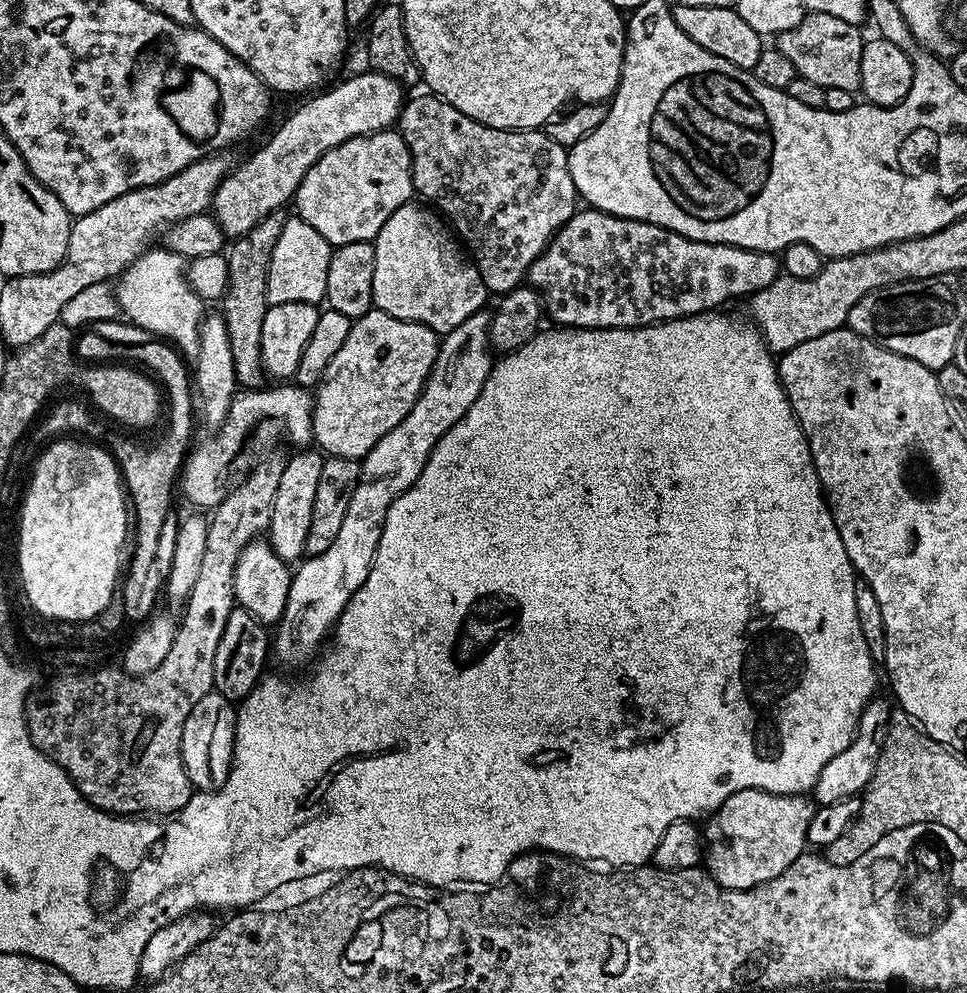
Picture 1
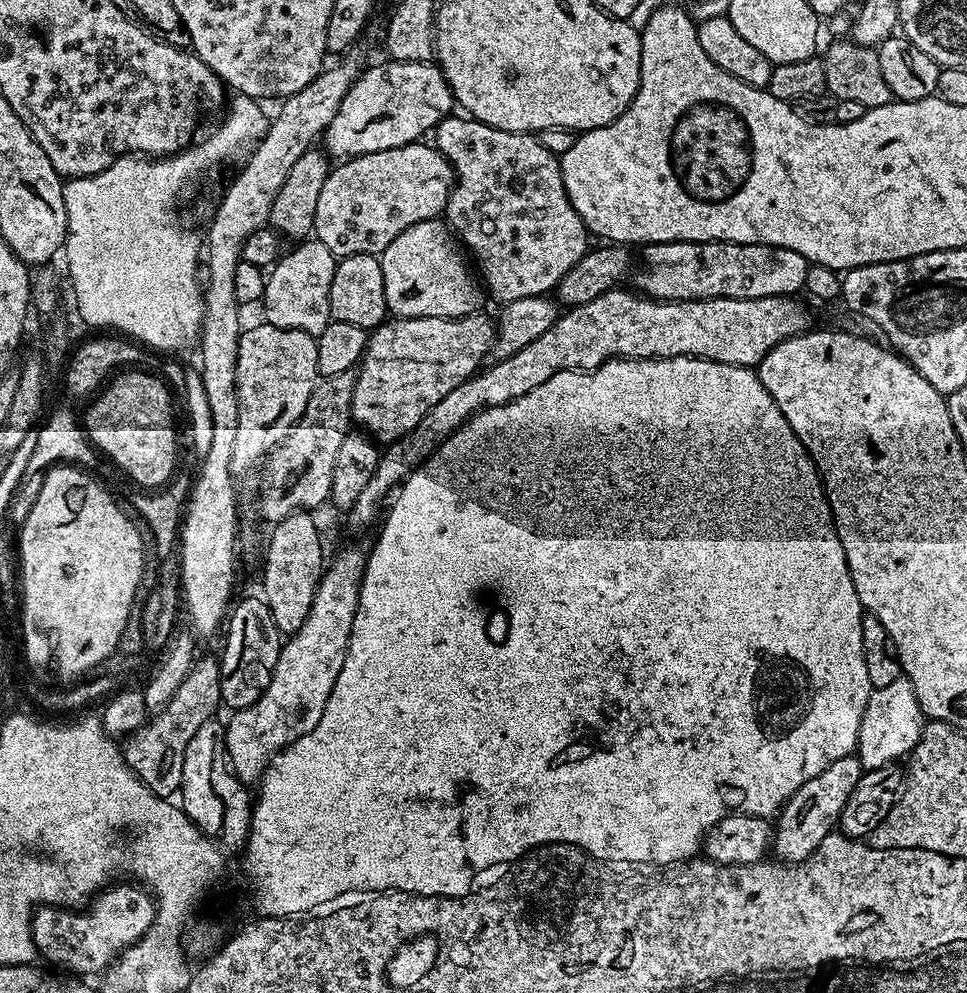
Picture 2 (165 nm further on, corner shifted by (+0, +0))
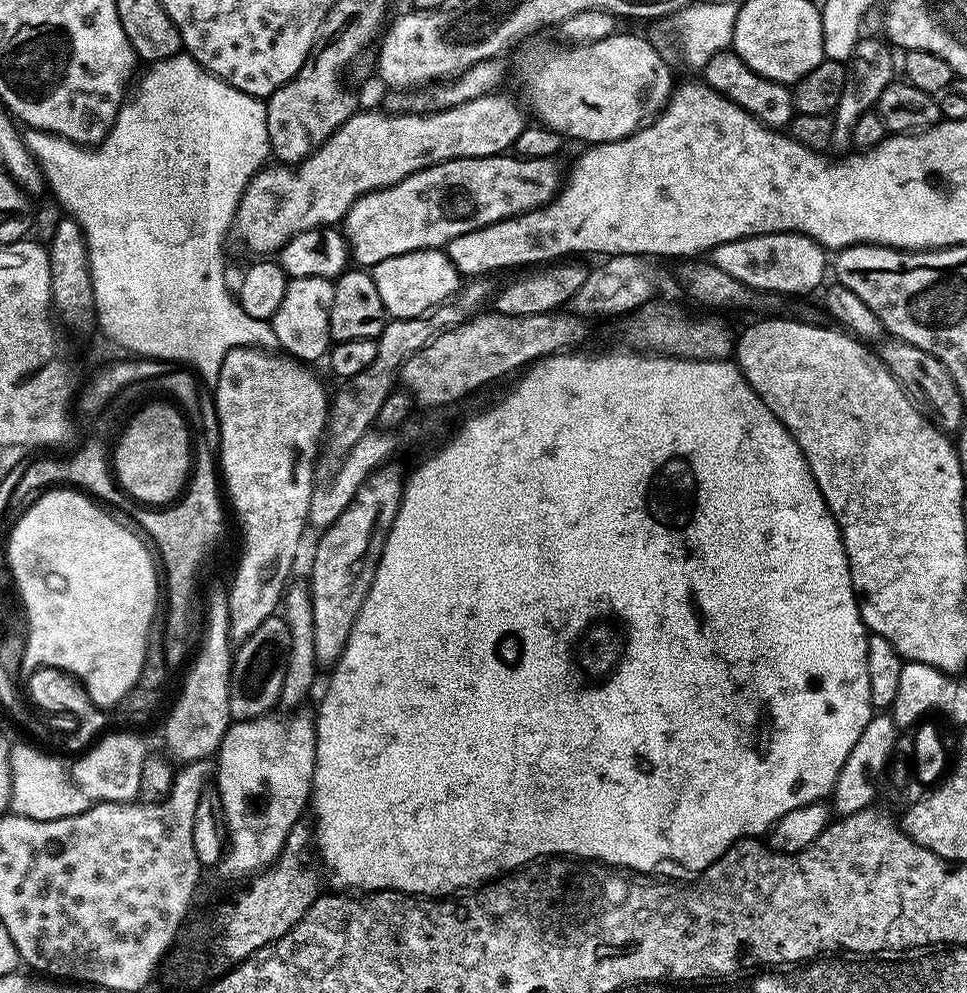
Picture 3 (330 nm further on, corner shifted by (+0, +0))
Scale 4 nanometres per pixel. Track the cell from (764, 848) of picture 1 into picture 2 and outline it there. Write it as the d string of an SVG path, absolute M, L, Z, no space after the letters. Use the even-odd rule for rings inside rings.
M853 754L838 758L822 774L810 778L799 790L790 797L788 803L780 809L778 819L774 824L774 835L771 847L784 862L804 860L840 823L842 806L846 806L846 798L858 786L862 775L862 765L859 755Z

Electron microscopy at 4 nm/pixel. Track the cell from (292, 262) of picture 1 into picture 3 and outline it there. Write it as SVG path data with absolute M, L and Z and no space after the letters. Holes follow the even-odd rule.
M326 278L289 279L286 298L270 321L277 345L293 360L301 362L323 361L333 343L330 334L330 306L334 302L334 283Z

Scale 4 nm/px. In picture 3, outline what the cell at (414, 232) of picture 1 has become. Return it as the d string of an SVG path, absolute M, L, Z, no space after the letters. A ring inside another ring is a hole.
M423 248L398 254L394 258L386 258L371 265L370 271L374 278L374 286L378 286L382 306L394 320L425 316L439 304L448 303L462 288L461 274L454 262L450 262L444 248Z

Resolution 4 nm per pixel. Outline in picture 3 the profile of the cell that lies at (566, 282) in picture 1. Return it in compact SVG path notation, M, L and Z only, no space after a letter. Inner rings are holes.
M767 232L761 236L744 236L741 240L722 242L710 253L711 263L726 270L746 286L781 297L804 296L812 292L830 272L830 256L814 238L797 232Z

